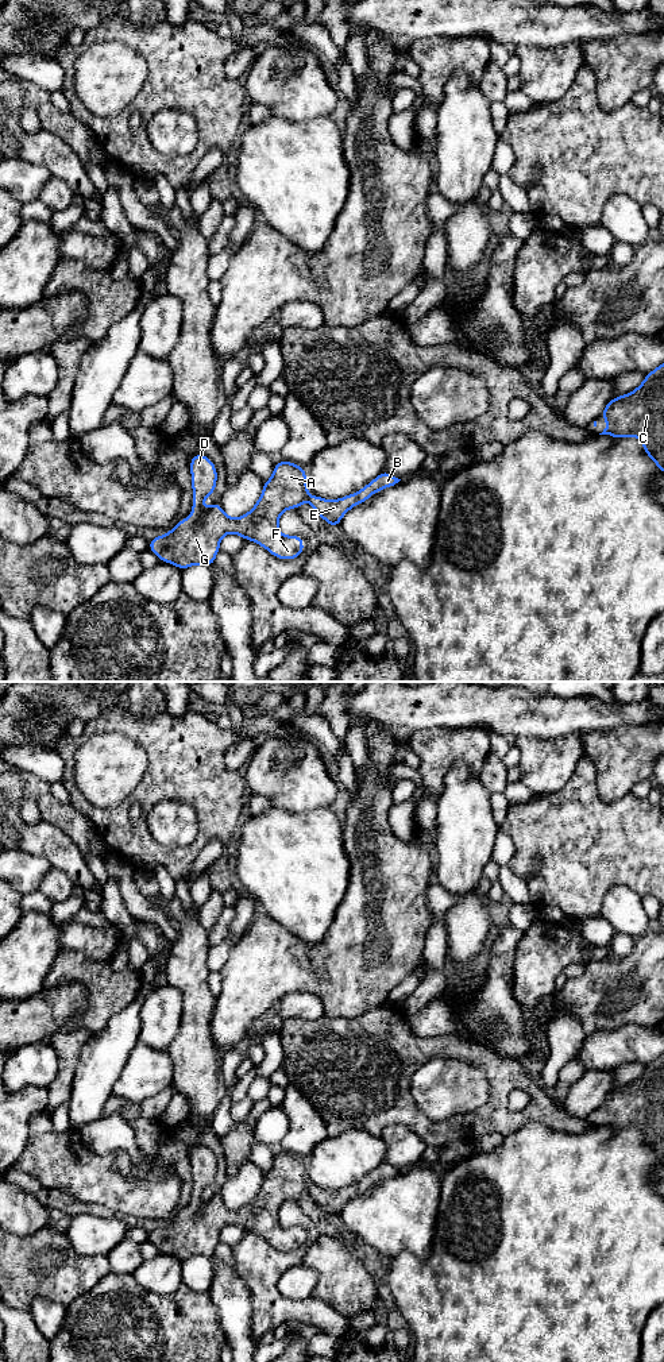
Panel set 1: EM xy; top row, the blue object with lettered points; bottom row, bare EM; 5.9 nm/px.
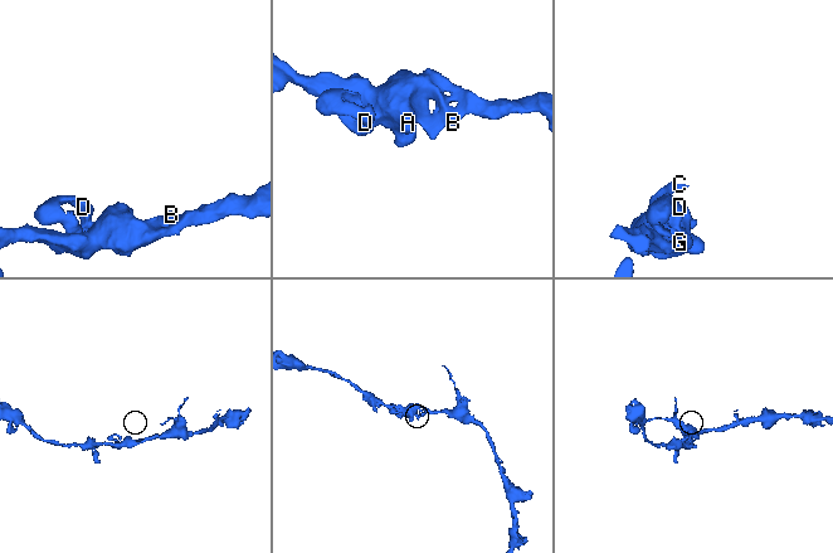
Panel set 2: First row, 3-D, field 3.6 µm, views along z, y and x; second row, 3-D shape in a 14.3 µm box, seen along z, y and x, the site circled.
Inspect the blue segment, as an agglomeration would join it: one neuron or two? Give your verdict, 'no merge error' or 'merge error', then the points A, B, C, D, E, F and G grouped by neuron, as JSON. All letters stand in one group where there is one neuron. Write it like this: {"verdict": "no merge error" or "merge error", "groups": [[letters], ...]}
{"verdict": "no merge error", "groups": [["A", "B", "C", "D", "E", "F", "G"]]}

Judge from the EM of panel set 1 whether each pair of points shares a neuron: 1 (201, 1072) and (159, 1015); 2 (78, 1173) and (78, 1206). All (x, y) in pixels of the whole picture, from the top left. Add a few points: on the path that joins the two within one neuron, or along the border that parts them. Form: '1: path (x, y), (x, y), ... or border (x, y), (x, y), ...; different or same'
1: border (182, 1004), (178, 1031), (165, 1049); different
2: border (49, 1188), (61, 1188), (85, 1203); different

